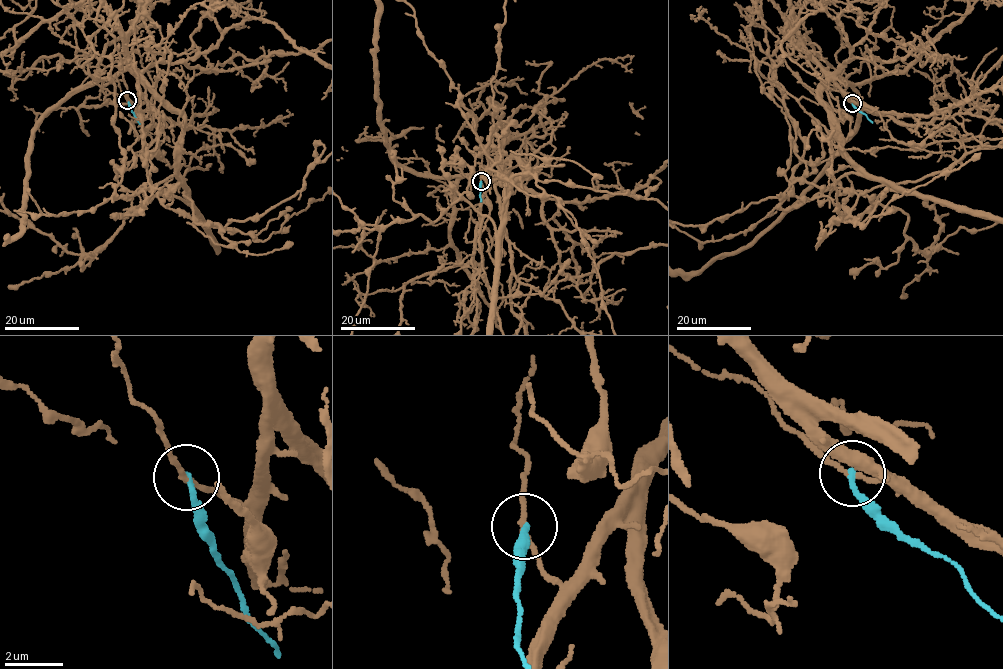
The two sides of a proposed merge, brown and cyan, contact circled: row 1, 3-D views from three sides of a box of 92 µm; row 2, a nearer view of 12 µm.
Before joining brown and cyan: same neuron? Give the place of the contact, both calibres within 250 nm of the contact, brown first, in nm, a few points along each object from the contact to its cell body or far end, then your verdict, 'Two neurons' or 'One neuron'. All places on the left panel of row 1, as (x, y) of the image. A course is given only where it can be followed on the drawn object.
Place: (127, 100). Thickness 160 nm (brown) against 200 nm. Course of brown: (127, 100), (136, 77), (120, 70), (43, 116), (10, 240). Course of cyan: (127, 100), (140, 124). Two neurons

